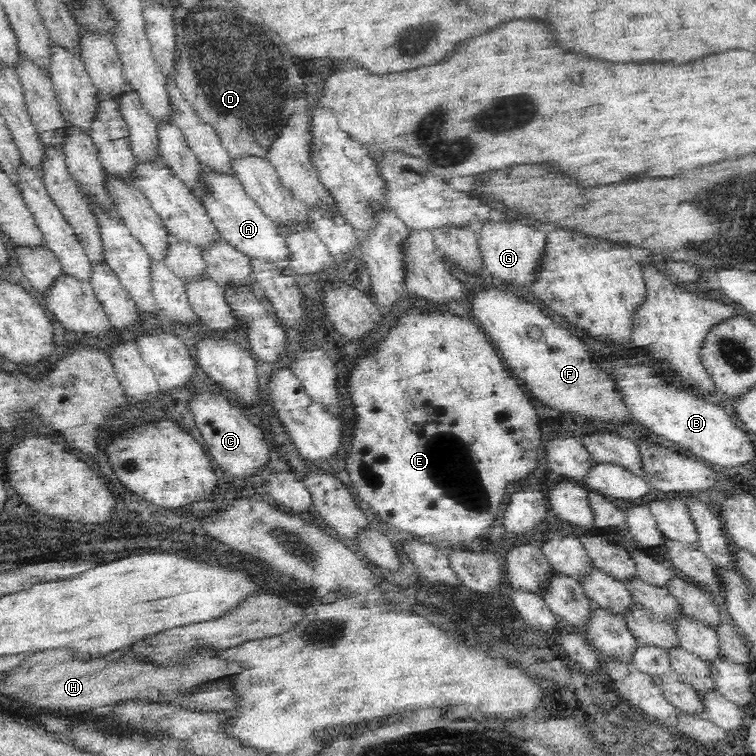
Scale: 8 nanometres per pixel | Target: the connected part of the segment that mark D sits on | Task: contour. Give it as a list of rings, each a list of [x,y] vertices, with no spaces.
[[[180,7],[174,12],[174,23],[177,34],[177,75],[174,81],[182,97],[192,105],[192,109],[196,111],[203,124],[214,127],[216,134],[233,160],[242,160],[246,157],[268,160],[270,147],[280,138],[283,128],[290,124],[291,116],[294,116],[294,113],[308,114],[306,108],[307,104],[310,104],[310,92],[306,92],[306,84],[302,82],[302,72],[298,72],[298,64],[292,62],[290,54],[286,52],[286,46],[280,42],[280,36],[274,34],[270,28],[262,28],[262,24],[258,24],[258,20],[254,20],[254,16],[250,16],[250,12],[224,12],[218,9],[202,10],[200,8],[188,10]]]

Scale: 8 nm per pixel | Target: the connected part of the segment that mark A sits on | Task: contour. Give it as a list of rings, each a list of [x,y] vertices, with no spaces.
[[[206,167],[205,182],[211,188],[211,195],[205,204],[212,223],[218,227],[222,239],[238,252],[248,256],[252,262],[268,265],[281,273],[282,270],[290,268],[292,264],[292,251],[288,247],[288,239],[282,235],[277,225],[265,216],[258,203],[250,198],[242,183],[234,176],[216,175],[210,173]]]

